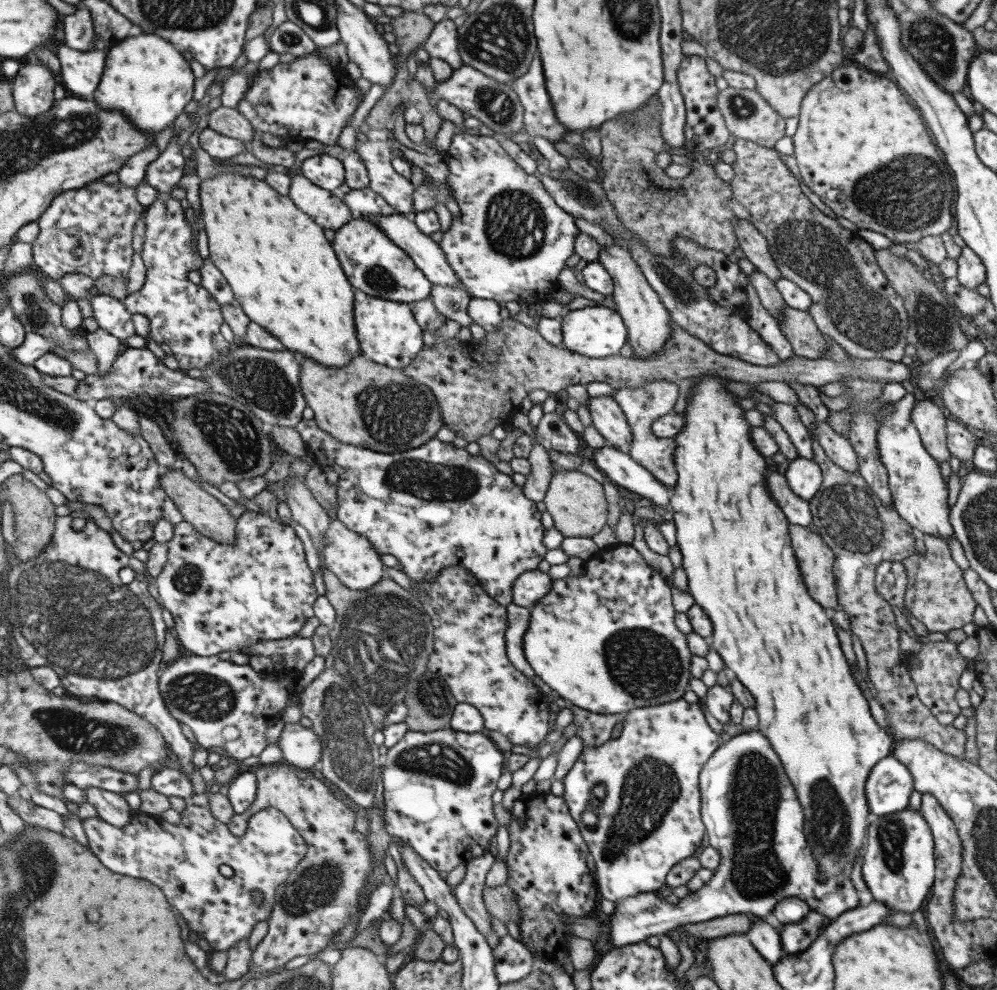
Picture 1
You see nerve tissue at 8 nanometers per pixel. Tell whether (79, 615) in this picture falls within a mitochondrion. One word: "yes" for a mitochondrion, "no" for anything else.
yes

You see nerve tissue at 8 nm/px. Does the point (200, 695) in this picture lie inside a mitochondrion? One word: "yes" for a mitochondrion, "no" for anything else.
yes

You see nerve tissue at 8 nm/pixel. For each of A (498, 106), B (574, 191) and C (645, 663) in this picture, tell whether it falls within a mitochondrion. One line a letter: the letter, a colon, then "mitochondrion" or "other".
A: mitochondrion
B: mitochondrion
C: mitochondrion

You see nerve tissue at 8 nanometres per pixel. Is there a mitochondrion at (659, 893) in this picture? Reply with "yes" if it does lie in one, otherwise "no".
no

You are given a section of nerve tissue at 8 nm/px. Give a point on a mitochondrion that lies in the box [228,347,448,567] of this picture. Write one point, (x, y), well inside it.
(393, 413)

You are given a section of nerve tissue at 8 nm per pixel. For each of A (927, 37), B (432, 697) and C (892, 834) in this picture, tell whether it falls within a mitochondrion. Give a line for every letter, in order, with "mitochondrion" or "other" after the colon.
A: mitochondrion
B: mitochondrion
C: mitochondrion

